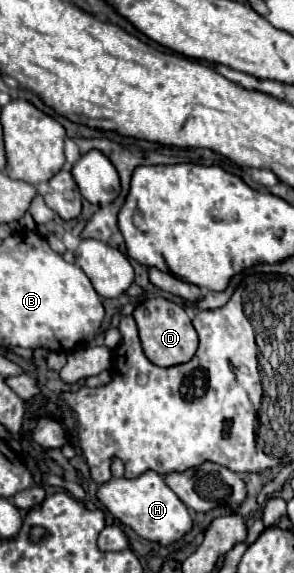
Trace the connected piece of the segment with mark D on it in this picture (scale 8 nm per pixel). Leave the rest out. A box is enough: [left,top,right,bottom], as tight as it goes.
[133,297,199,367]

